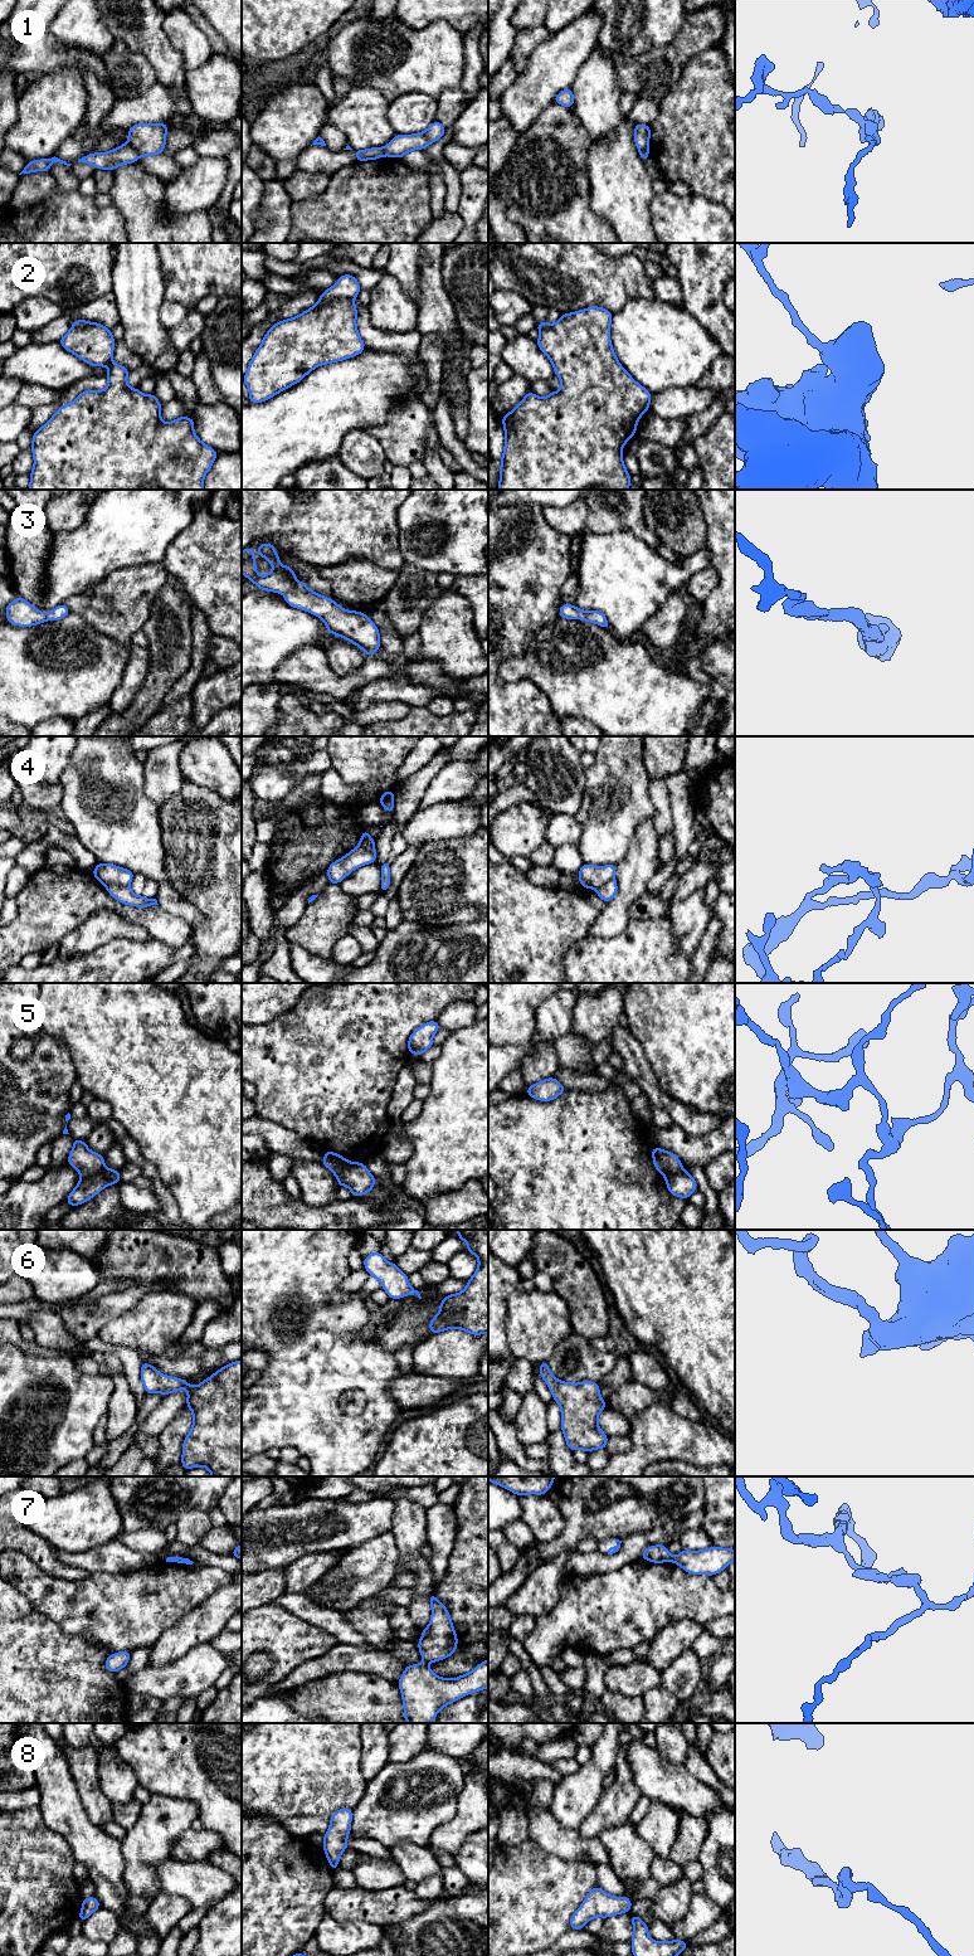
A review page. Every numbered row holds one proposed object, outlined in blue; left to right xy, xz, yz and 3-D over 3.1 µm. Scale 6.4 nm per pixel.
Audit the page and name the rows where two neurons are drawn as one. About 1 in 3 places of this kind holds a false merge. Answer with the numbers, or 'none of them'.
1, 2, 4, 7

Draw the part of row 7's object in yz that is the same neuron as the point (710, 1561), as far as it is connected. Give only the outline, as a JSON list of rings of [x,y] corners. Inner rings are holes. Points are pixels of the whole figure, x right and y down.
[[[714,1546],[701,1551],[682,1549],[673,1562],[691,1575],[715,1576],[726,1570],[734,1560],[735,1549]]]

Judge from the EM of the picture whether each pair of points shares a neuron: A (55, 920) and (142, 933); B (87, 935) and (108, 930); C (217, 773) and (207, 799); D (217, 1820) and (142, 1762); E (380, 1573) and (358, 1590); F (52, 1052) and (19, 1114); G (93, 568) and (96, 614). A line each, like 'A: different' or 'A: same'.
A: different
B: same
C: different
D: same
E: same
F: same
G: different

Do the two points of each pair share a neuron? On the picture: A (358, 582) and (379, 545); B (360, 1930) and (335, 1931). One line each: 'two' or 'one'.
A: two
B: one

